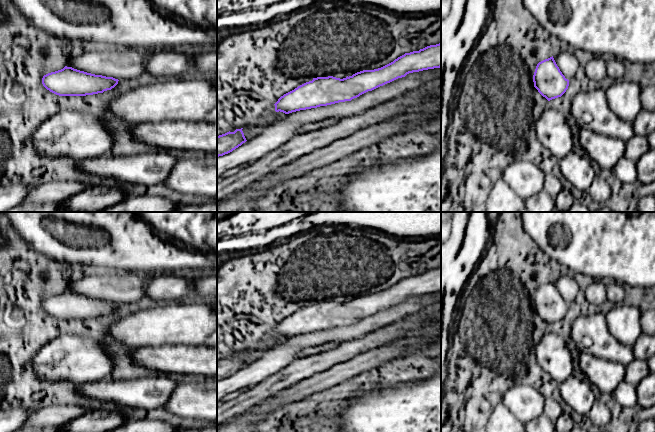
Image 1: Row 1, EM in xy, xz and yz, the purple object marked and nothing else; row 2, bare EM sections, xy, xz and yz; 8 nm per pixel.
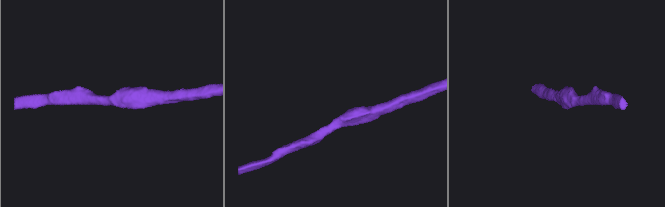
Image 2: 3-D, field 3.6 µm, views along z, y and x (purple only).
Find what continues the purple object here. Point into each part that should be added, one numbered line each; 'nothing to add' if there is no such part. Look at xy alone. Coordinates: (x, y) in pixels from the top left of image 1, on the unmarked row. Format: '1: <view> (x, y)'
nothing to add

